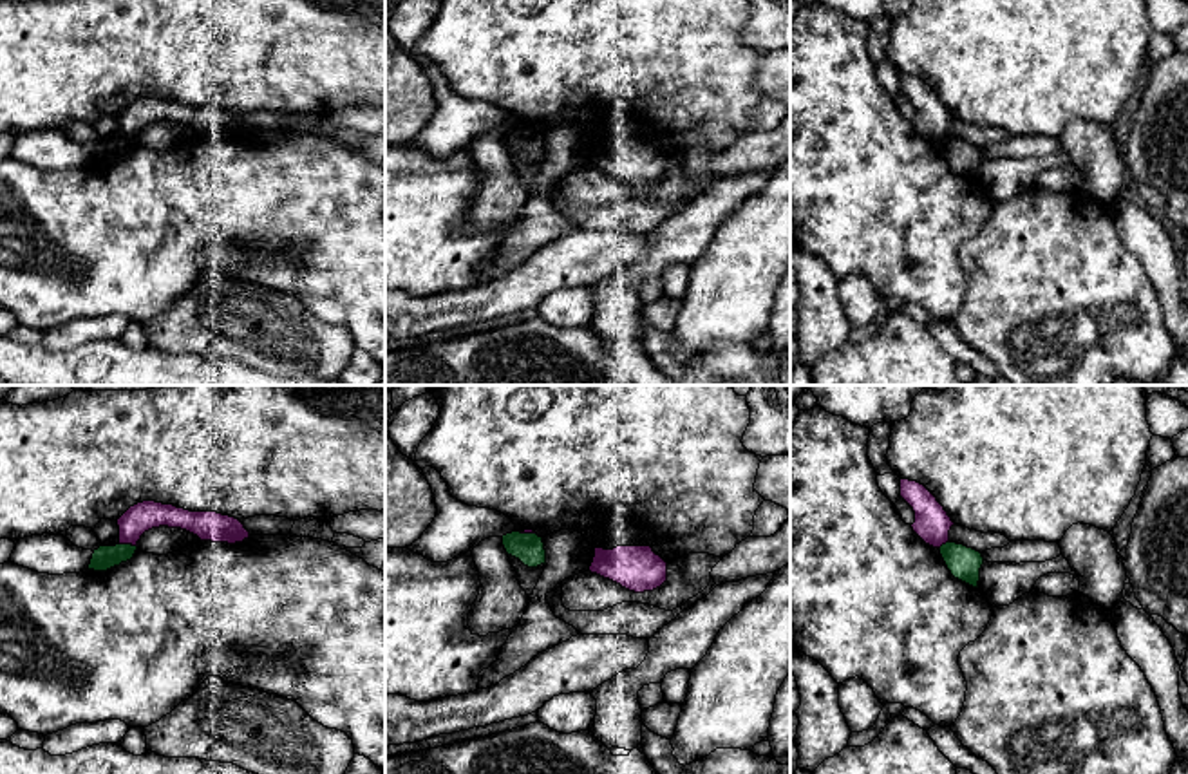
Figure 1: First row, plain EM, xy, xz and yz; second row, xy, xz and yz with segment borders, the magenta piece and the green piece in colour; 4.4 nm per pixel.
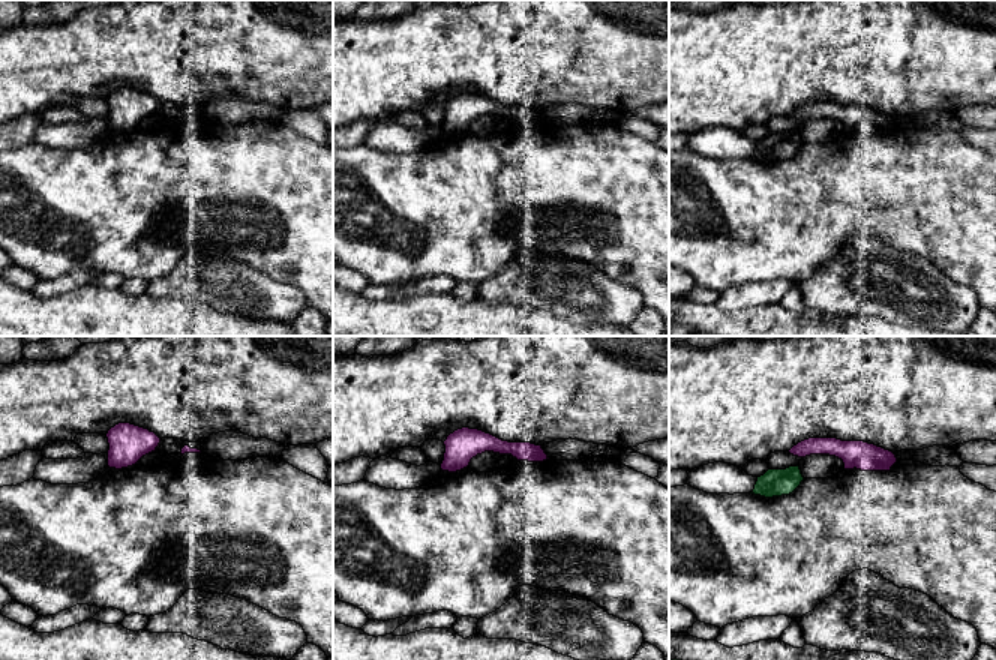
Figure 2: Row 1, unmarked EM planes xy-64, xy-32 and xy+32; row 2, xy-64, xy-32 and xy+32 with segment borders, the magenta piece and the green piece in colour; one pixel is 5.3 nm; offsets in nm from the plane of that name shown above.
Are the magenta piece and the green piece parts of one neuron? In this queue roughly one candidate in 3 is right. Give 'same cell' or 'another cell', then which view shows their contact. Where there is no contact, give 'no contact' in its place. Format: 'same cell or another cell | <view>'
another cell | xy

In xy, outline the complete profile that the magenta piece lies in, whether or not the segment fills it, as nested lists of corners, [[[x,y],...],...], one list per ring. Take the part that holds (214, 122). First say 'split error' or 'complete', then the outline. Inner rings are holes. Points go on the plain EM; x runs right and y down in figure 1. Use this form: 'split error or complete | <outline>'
complete | [[[143,96],[130,101],[119,114],[119,139],[137,141],[141,130],[152,123],[181,123],[201,136],[212,137],[242,137],[250,132],[244,119],[230,110],[217,107],[190,107],[174,99]]]

